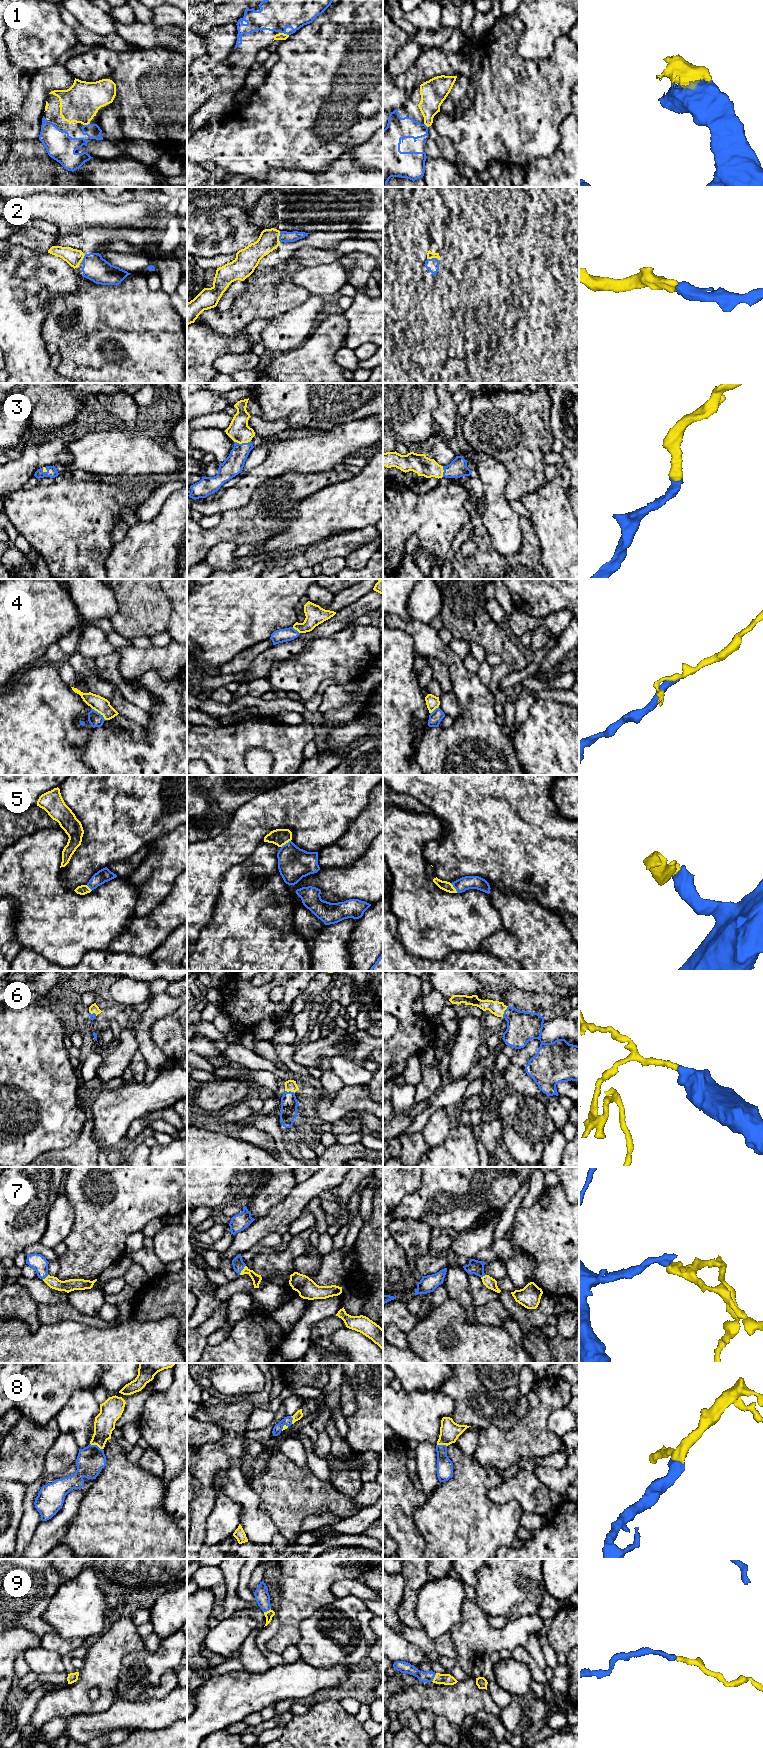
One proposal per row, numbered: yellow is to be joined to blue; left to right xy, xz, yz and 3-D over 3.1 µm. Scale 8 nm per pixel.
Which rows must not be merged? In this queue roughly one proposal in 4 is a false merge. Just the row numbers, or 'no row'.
no row

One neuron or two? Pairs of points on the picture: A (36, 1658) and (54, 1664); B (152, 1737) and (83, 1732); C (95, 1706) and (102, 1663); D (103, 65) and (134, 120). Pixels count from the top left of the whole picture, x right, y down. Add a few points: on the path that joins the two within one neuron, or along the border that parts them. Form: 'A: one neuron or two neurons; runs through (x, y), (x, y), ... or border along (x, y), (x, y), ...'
A: one neuron; runs through (40, 1661), (50, 1662)
B: two neurons; border along (155, 1728), (138, 1728), (132, 1731)
C: one neuron; runs through (103, 1695), (102, 1674)
D: one neuron; runs through (118, 75), (134, 91), (134, 105)

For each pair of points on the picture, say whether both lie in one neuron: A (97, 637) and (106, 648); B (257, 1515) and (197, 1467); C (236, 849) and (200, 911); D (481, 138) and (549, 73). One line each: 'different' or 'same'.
A: same
B: different
C: same
D: same

